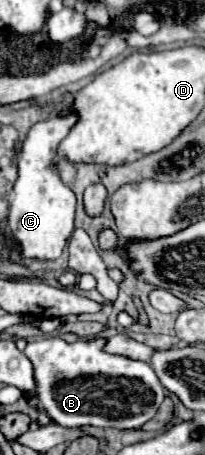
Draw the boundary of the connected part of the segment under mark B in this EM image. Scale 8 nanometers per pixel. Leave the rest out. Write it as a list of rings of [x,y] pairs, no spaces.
[[[44,337],[26,345],[24,355],[34,365],[38,379],[38,399],[52,421],[66,429],[112,427],[140,429],[150,421],[164,401],[164,385],[154,369],[144,361],[132,361],[102,351],[106,339],[76,339],[66,343],[58,337]]]

